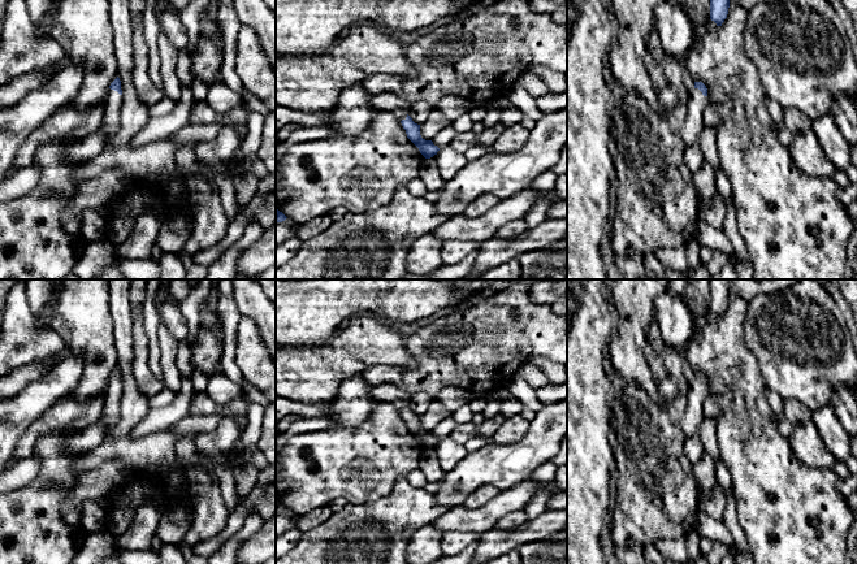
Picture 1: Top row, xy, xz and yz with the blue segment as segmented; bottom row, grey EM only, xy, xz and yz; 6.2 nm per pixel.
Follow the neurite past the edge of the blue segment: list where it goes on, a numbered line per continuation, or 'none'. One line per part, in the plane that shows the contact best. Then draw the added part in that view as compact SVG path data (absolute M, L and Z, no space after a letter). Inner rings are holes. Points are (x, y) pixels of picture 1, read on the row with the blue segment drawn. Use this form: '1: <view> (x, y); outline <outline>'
1: yz (693, 124); outline M691 88L687 117L680 130L680 136L685 146L698 144L698 138L704 129L702 113L707 103L709 96L704 96L698 88Z

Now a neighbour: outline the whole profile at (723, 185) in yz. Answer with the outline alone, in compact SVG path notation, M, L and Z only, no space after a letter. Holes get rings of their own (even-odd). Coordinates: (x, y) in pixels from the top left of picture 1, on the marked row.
M723 169L717 172L717 192L724 199L726 205L733 199L731 181Z

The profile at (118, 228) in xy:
M118 211L107 221L105 238L113 244L122 244L131 234L137 217Z

